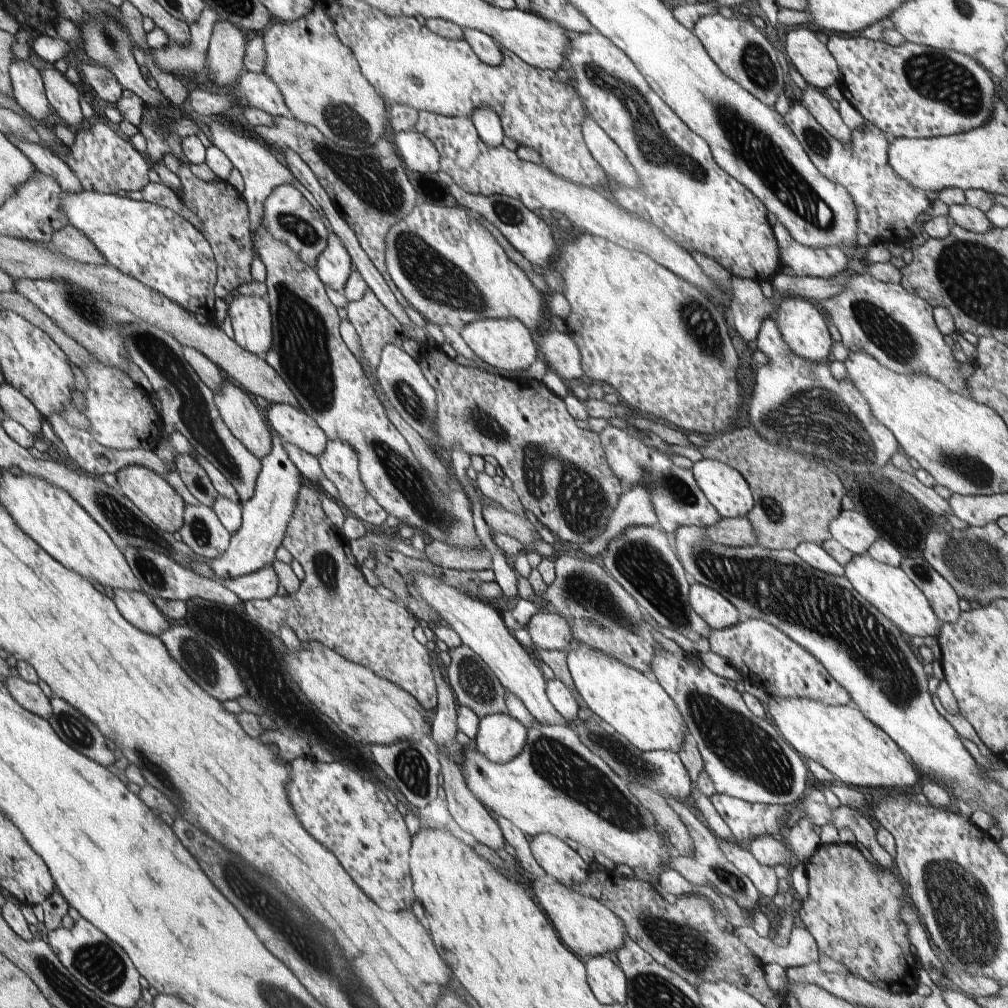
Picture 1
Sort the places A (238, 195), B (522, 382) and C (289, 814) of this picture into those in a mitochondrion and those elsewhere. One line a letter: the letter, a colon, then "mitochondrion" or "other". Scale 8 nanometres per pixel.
A: other
B: other
C: other

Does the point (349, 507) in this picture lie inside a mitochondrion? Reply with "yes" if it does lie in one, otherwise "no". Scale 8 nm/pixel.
no

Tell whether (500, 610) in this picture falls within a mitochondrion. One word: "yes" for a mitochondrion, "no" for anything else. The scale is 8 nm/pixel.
no

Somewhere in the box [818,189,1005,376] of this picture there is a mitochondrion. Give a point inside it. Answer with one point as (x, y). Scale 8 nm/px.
(892, 337)

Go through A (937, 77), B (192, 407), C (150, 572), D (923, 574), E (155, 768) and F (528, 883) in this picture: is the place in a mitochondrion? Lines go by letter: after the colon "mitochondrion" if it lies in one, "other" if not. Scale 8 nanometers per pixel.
A: mitochondrion
B: mitochondrion
C: mitochondrion
D: mitochondrion
E: mitochondrion
F: other

